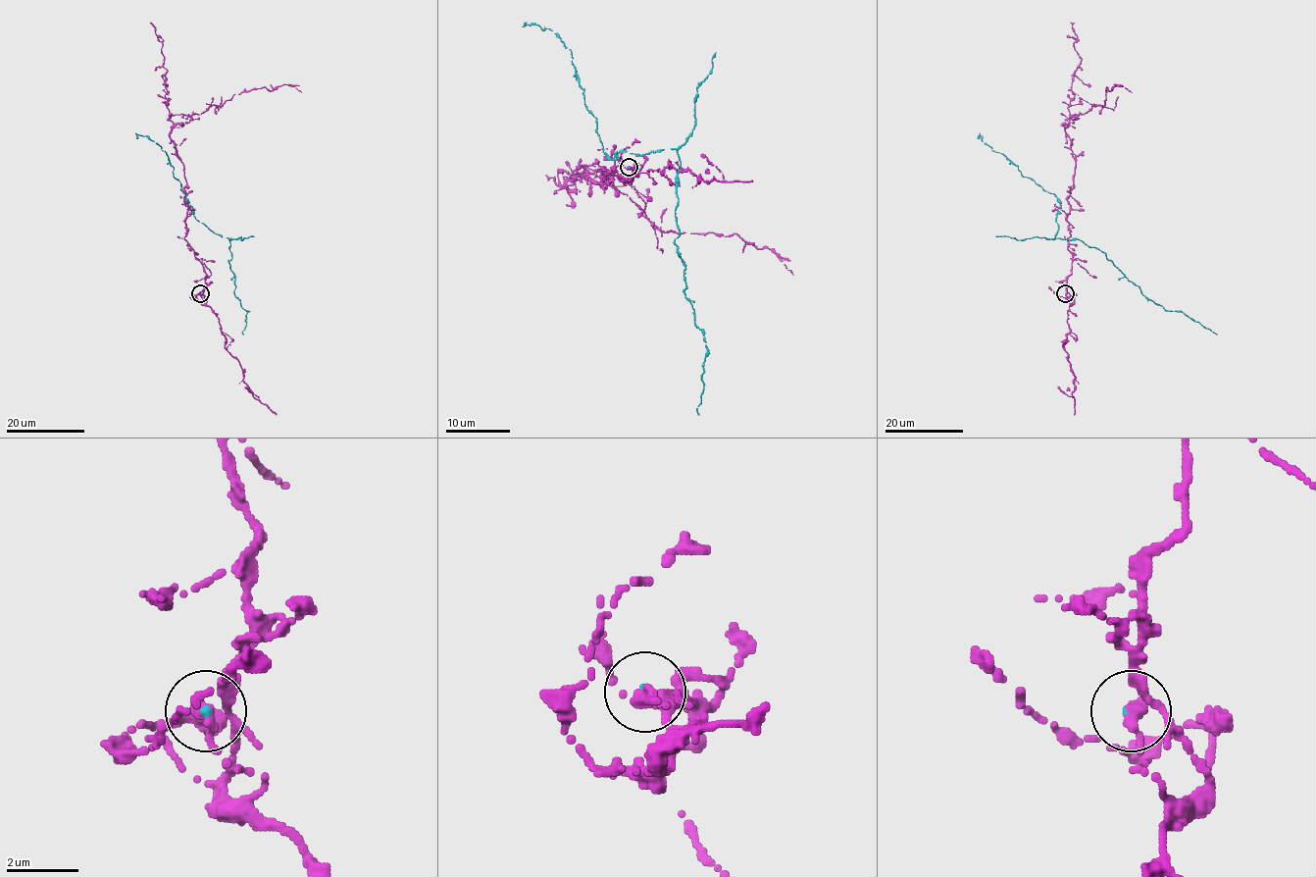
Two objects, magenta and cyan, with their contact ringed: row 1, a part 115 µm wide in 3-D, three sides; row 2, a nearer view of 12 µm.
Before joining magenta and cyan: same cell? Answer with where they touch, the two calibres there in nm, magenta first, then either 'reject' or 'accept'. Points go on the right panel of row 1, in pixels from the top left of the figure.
(1065, 293) | 400/110 nm | reject

